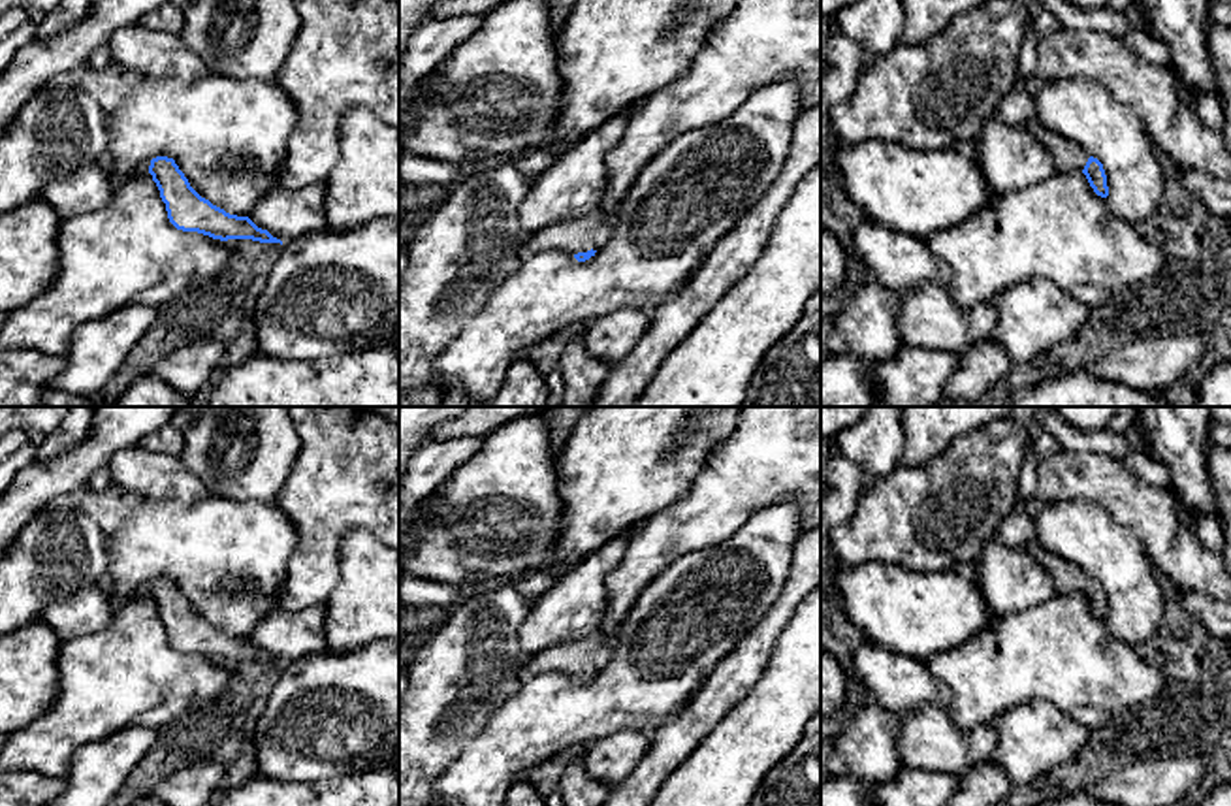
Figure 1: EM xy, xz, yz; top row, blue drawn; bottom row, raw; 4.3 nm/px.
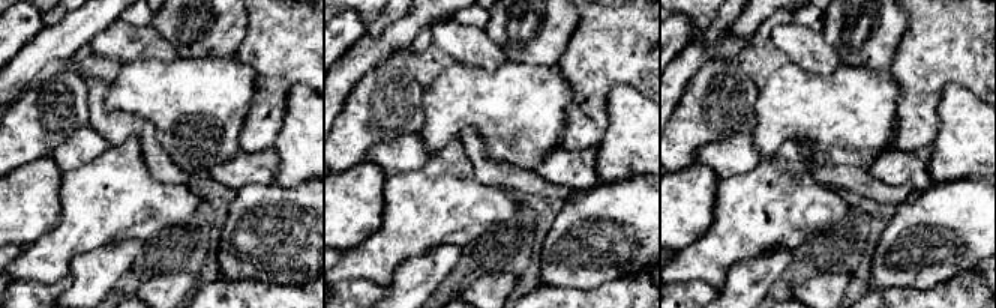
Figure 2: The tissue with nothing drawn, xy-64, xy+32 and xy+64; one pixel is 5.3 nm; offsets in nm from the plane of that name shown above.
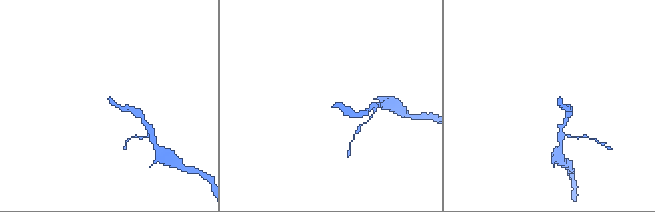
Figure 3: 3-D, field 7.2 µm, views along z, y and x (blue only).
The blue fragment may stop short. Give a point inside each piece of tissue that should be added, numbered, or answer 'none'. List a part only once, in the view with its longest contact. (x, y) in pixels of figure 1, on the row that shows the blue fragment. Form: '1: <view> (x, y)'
1: xz (593, 230)

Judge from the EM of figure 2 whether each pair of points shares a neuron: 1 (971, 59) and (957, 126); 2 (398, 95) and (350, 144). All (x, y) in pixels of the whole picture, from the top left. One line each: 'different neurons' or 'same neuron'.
1: different neurons
2: same neuron

